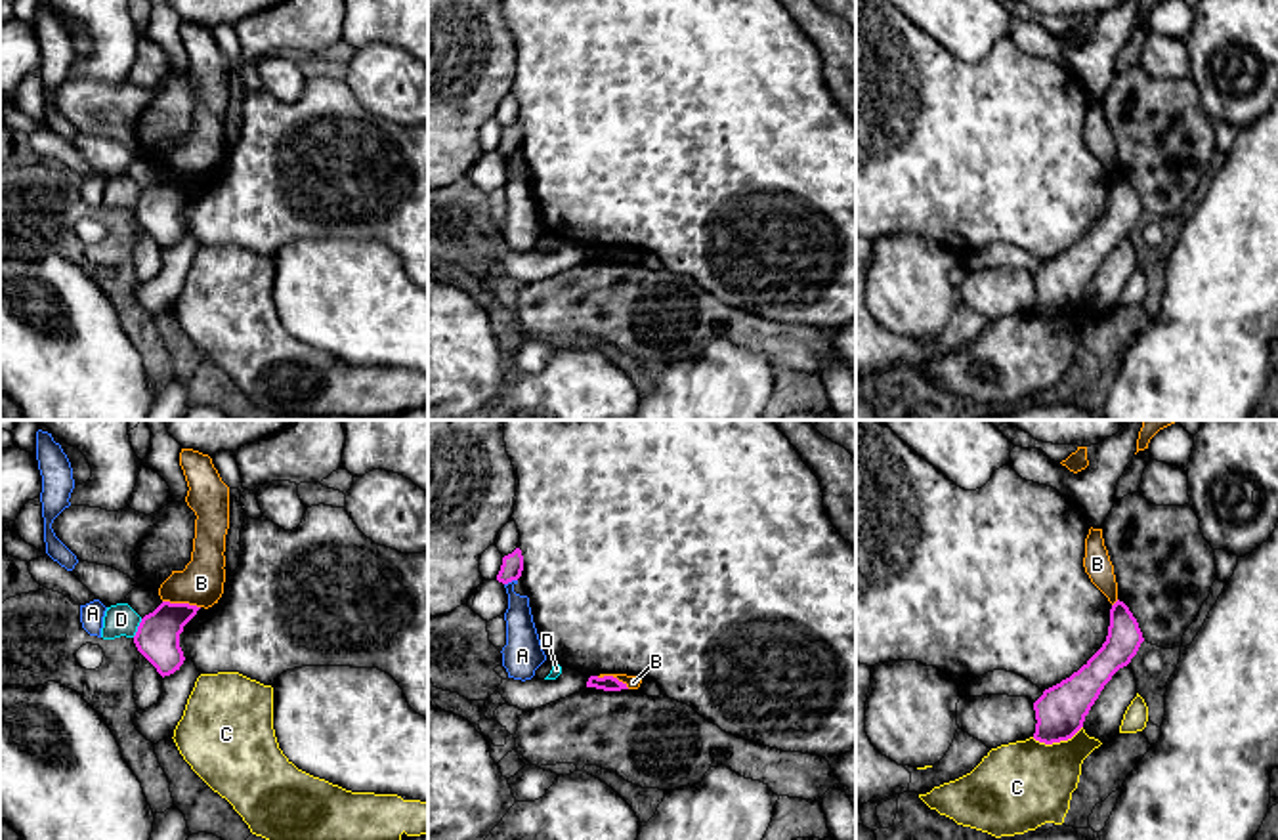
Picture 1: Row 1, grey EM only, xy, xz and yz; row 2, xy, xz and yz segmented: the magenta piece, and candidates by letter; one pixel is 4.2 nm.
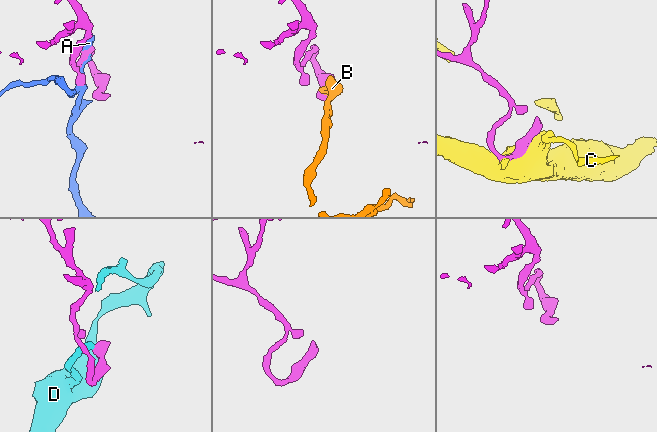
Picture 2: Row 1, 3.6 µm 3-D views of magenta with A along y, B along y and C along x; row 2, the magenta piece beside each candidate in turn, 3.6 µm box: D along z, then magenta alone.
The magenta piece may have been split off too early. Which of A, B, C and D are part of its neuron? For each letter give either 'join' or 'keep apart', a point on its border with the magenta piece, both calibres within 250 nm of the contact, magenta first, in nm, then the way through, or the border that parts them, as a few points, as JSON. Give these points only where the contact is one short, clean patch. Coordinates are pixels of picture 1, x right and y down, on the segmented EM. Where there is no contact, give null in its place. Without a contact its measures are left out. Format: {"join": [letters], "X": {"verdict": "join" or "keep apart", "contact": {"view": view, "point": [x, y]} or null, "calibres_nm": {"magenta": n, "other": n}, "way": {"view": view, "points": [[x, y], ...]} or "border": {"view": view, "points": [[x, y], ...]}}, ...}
{"join": [], "A": {"verdict": "keep apart", "contact": {"view": "xz", "point": [511, 581]}, "calibres_nm": {"magenta": 90, "other": 140}}, "B": {"verdict": "keep apart", "contact": {"view": "xy", "point": [182, 604]}, "calibres_nm": {"magenta": 190, "other": 190}, "border": {"view": "xy", "points": [[163, 600], [199, 608]]}}, "C": {"verdict": "keep apart", "contact": {"view": "yz", "point": [1057, 741]}, "calibres_nm": {"magenta": 220, "other": 380}}, "D": {"verdict": "keep apart", "contact": {"view": "xy", "point": [138, 629]}, "calibres_nm": {"magenta": 190, "other": 140}}}

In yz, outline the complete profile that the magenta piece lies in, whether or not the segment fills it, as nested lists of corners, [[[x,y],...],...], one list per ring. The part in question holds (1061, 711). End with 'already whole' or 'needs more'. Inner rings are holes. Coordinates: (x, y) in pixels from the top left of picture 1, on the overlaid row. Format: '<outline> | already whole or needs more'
[[[1123,601],[1110,609],[1102,647],[1070,678],[1043,691],[1033,703],[1033,739],[1045,745],[1072,739],[1112,676],[1127,666],[1144,641],[1137,619]]] | already whole

